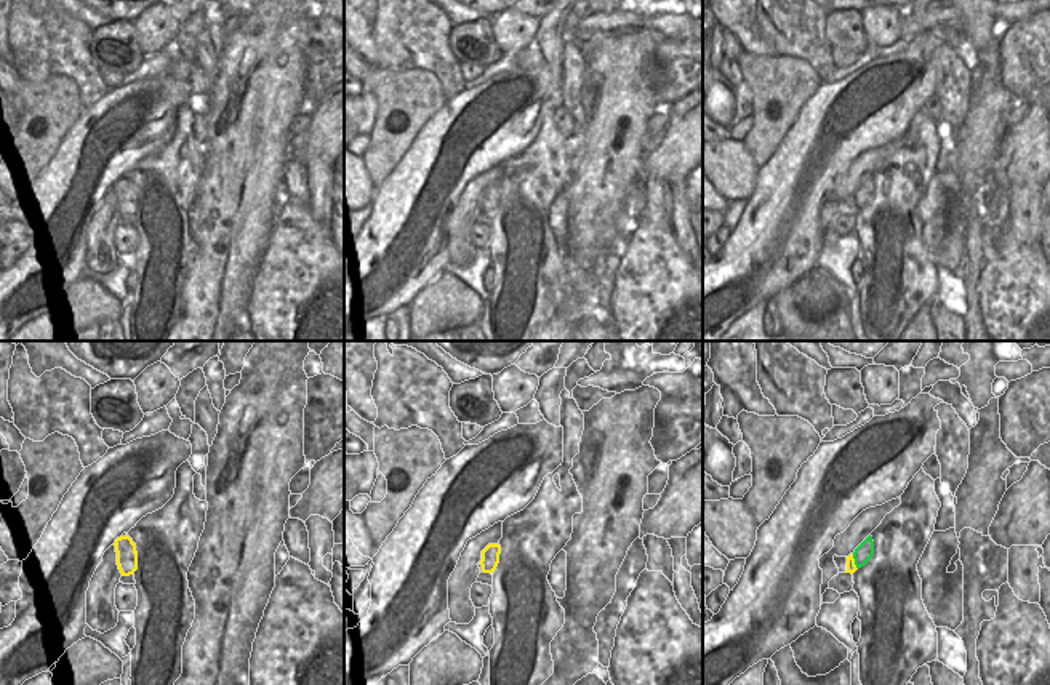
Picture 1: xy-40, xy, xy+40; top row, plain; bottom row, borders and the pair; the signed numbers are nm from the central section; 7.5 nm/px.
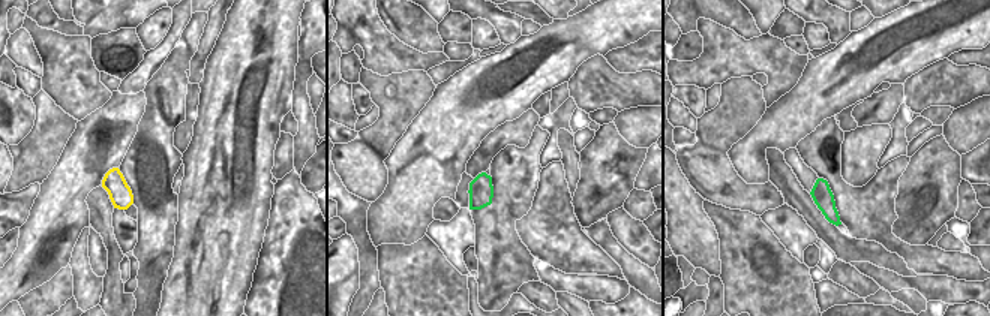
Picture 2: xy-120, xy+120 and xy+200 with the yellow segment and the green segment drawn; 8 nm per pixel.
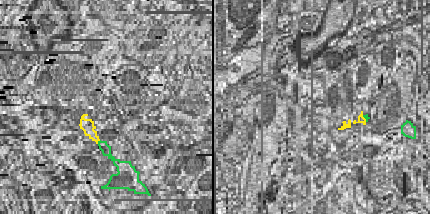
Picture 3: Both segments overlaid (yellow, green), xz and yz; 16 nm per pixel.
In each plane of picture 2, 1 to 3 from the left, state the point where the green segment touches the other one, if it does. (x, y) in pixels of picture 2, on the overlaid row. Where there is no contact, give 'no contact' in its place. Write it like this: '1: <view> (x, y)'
1: no contact
2: no contact
3: no contact

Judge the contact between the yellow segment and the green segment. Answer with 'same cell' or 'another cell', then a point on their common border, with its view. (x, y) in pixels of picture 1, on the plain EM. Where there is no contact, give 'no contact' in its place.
same cell; meets yellow in xy+40 at (853, 204)

